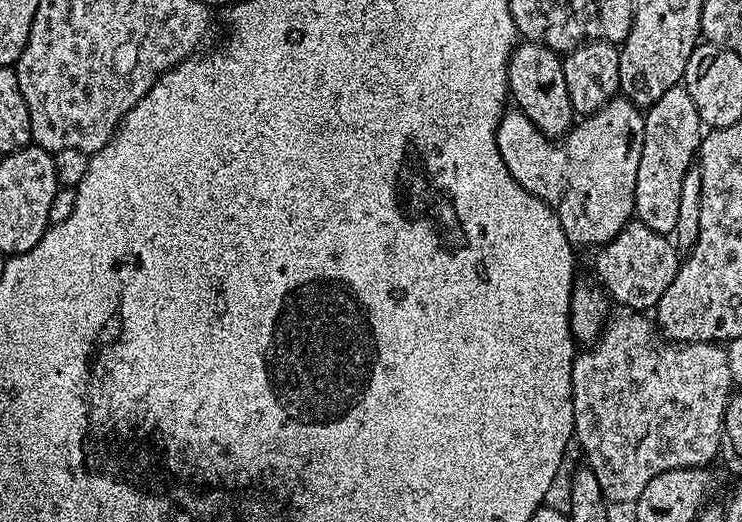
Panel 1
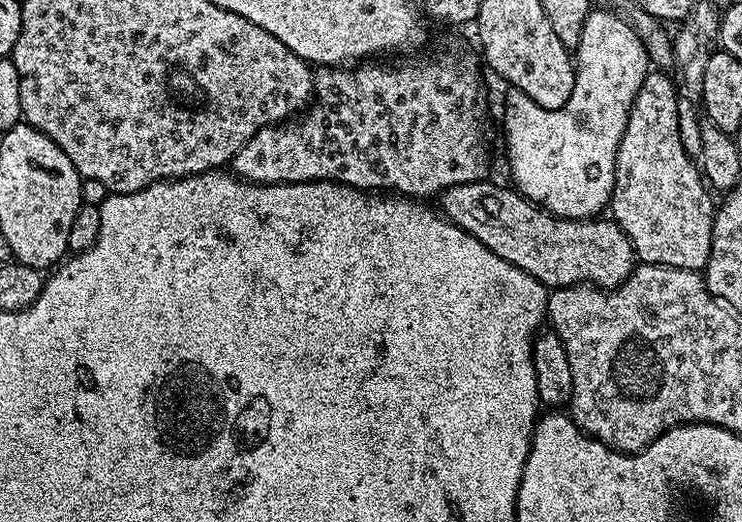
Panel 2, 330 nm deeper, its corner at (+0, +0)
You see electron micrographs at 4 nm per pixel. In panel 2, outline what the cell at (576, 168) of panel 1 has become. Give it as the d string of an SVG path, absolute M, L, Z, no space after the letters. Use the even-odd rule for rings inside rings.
M592 10L586 18L586 26L582 26L580 41L574 50L574 67L574 90L566 106L558 110L538 106L538 102L531 100L525 92L509 91L509 96L504 100L504 140L508 143L511 183L520 195L533 204L539 204L553 216L562 216L565 220L587 220L609 207L616 151L626 130L634 98L648 77L650 61L638 34L623 15L612 10Z

